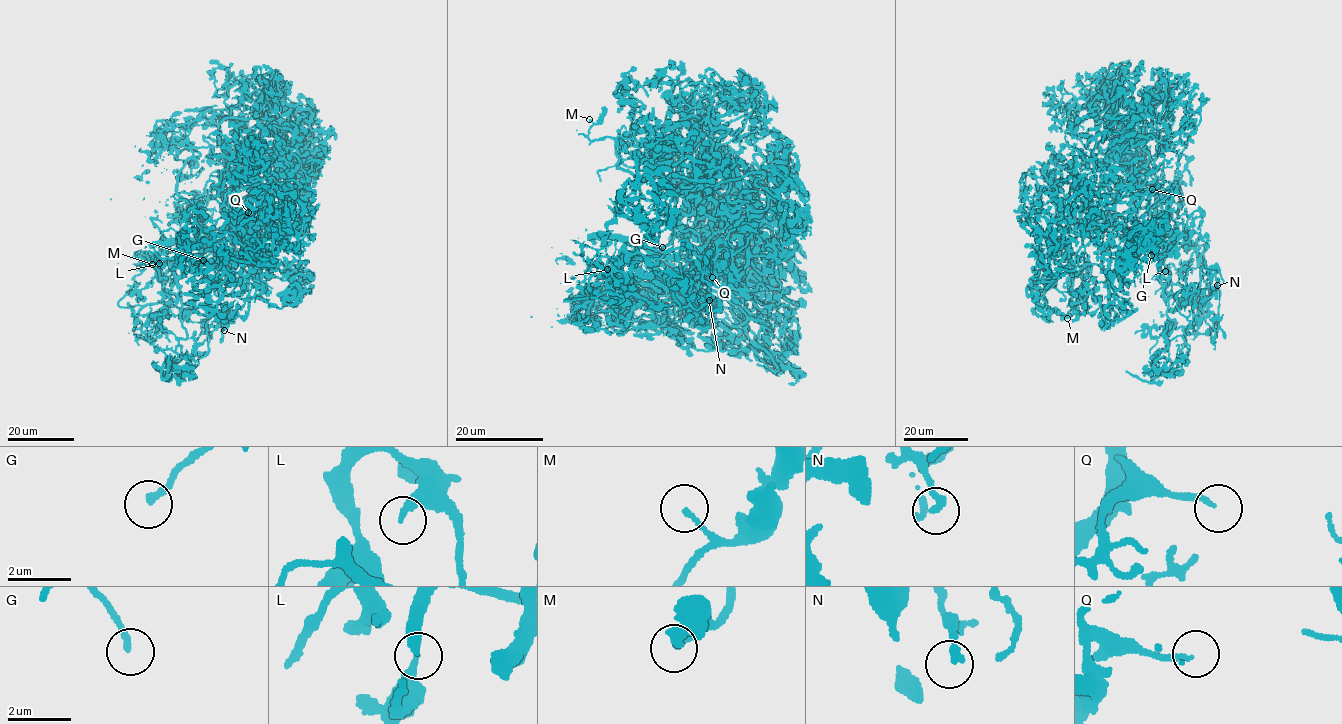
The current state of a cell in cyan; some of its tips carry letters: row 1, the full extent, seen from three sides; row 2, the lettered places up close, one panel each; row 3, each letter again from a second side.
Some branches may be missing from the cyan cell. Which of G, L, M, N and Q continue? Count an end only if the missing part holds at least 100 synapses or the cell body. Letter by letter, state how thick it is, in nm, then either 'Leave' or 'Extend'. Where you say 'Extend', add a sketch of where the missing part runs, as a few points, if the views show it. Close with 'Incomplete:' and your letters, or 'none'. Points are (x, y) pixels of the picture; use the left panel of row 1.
G: Thickness 180 nm. Extend. Course of what is missing: (203, 260), (199, 263), (201, 272), (205, 273), (217, 264)
L: Thickness 260 nm. Leave
M: Thickness 160 nm. Leave
N: Thickness 200 nm. Leave
Q: Thickness 170 nm. Leave
Incomplete: G

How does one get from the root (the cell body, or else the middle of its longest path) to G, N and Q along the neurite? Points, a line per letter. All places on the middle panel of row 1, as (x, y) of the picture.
G: (693, 247), (688, 242), (685, 227), (674, 225), (669, 217), (654, 235), (658, 248), (670, 243), (662, 247)
N: (693, 247), (648, 259), (666, 290), (625, 262), (610, 260), (608, 273), (657, 306), (698, 309), (709, 300)
Q: (693, 247), (688, 246), (674, 254), (662, 256), (660, 262), (695, 280), (699, 275), (712, 277)

